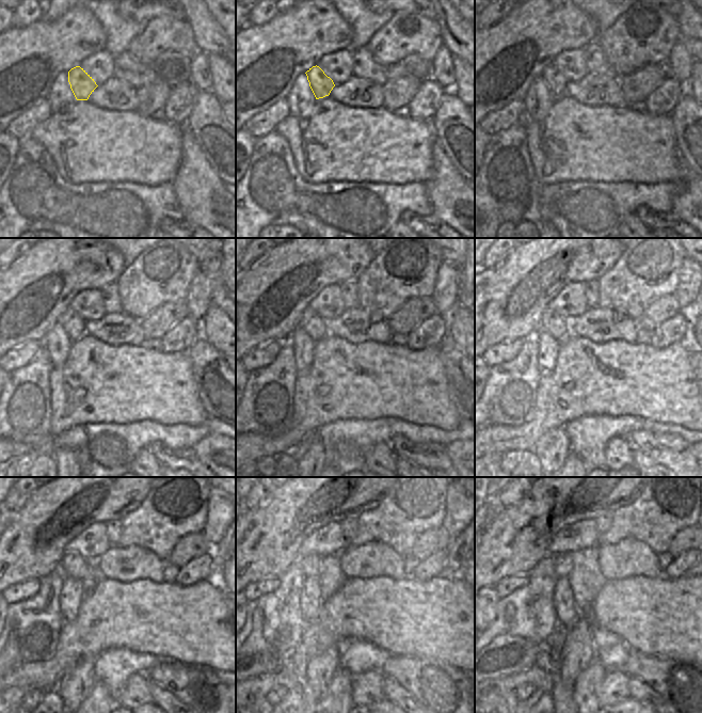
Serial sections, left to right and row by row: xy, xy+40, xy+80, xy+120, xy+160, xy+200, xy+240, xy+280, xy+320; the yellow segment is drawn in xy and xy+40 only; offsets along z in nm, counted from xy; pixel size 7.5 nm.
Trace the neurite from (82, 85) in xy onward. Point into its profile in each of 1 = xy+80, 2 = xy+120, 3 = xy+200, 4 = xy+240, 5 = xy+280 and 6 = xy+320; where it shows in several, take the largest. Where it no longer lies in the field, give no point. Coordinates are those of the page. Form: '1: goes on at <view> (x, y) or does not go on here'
1: goes on at xy+80 (556, 82)
2: goes on at xy+120 (75, 326)
3: goes on at xy+200 (551, 321)
4: goes on at xy+240 (74, 565)
5: goes on at xy+280 (312, 565)
6: goes on at xy+320 (562, 561)

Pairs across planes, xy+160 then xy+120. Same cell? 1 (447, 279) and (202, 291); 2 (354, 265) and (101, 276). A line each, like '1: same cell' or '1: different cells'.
1: same cell
2: same cell

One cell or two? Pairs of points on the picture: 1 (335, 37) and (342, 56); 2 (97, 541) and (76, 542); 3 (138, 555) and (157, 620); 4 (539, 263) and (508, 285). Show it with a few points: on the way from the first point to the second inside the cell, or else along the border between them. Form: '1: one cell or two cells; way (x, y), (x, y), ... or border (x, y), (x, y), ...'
1: two cells; border (349, 48), (340, 48), (328, 52), (318, 60)
2: one cell; way (92, 542), (81, 542)
3: two cells; border (120, 580), (163, 581)
4: one cell; way (531, 269), (515, 284)

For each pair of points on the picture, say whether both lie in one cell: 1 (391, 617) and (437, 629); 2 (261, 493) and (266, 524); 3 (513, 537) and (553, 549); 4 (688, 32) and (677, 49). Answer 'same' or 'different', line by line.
1: same
2: different
3: different
4: different

